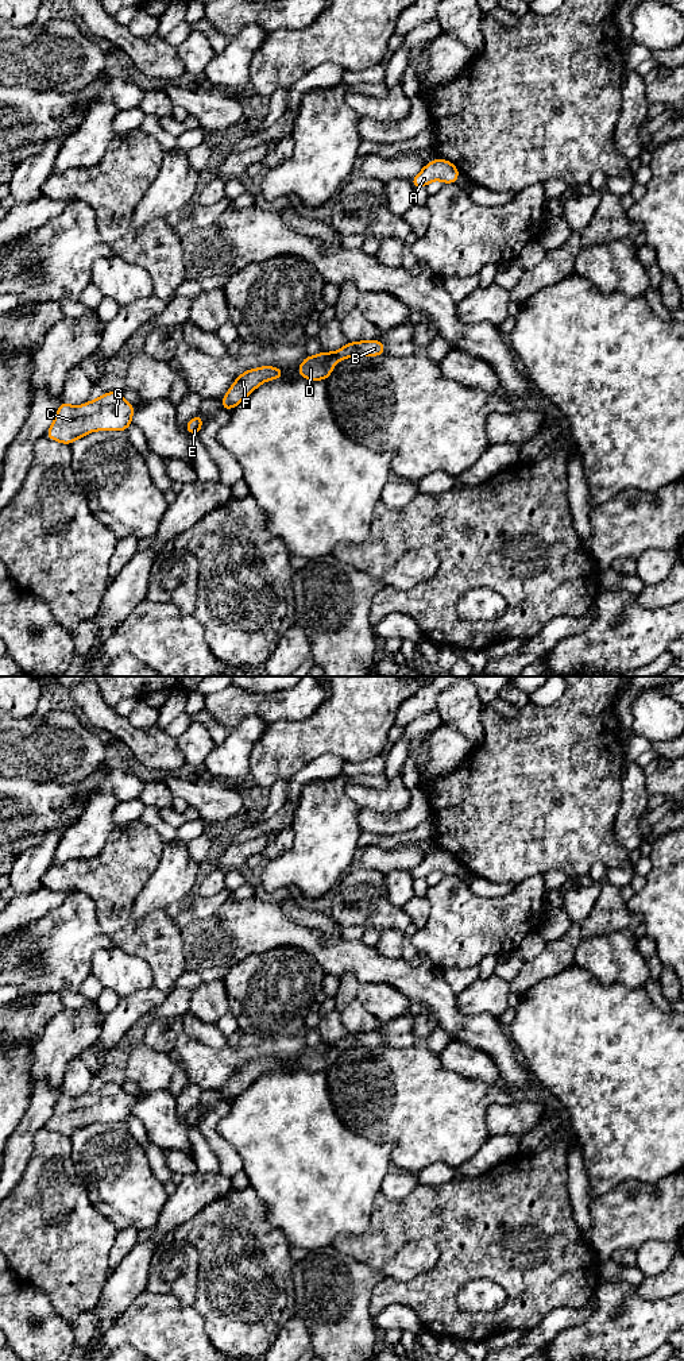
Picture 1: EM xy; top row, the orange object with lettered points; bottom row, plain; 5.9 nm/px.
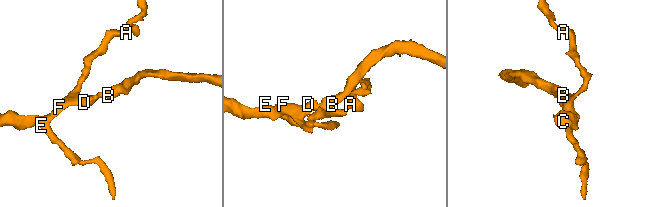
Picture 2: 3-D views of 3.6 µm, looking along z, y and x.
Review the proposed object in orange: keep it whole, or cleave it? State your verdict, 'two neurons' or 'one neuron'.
one neuron

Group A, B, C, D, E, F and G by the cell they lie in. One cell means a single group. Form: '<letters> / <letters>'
A B C D E F G

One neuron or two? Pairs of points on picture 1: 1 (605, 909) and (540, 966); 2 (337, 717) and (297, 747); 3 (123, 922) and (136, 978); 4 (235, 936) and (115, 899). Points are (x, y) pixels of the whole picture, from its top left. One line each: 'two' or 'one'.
1: one
2: one
3: two
4: two

